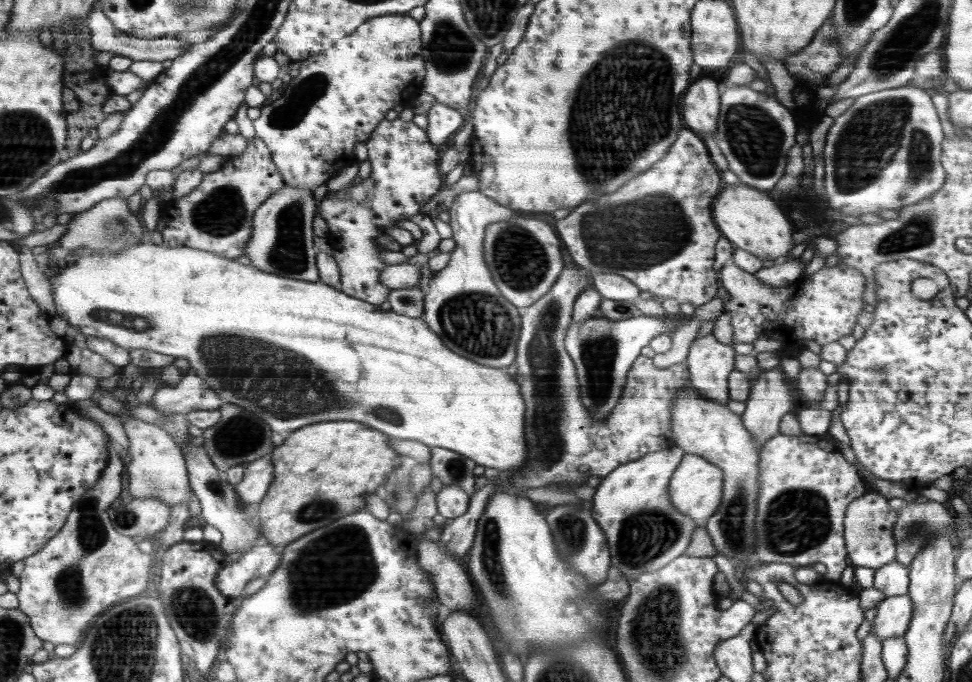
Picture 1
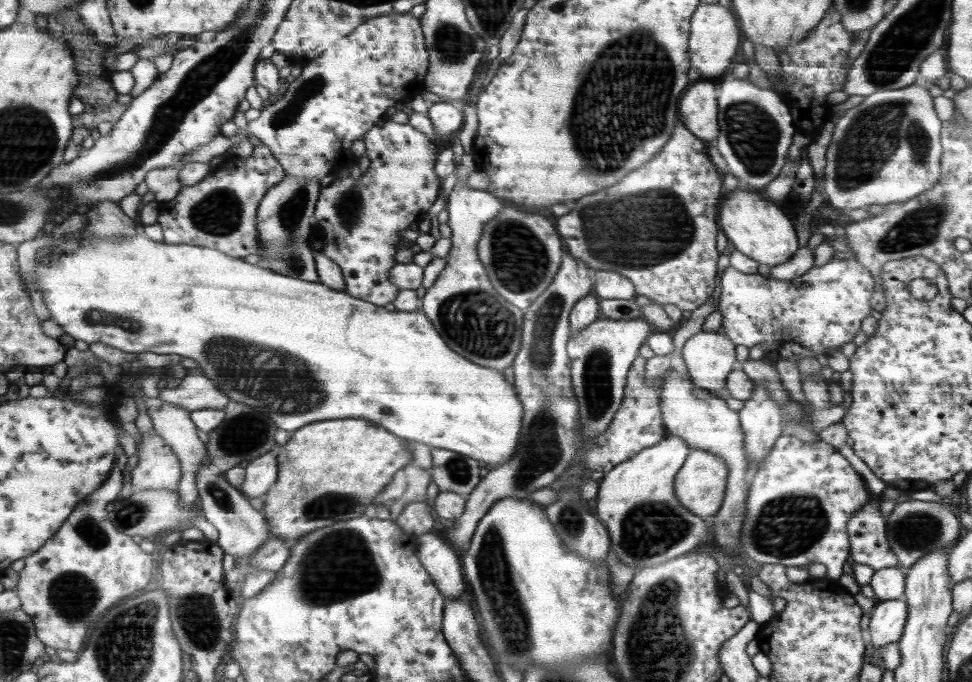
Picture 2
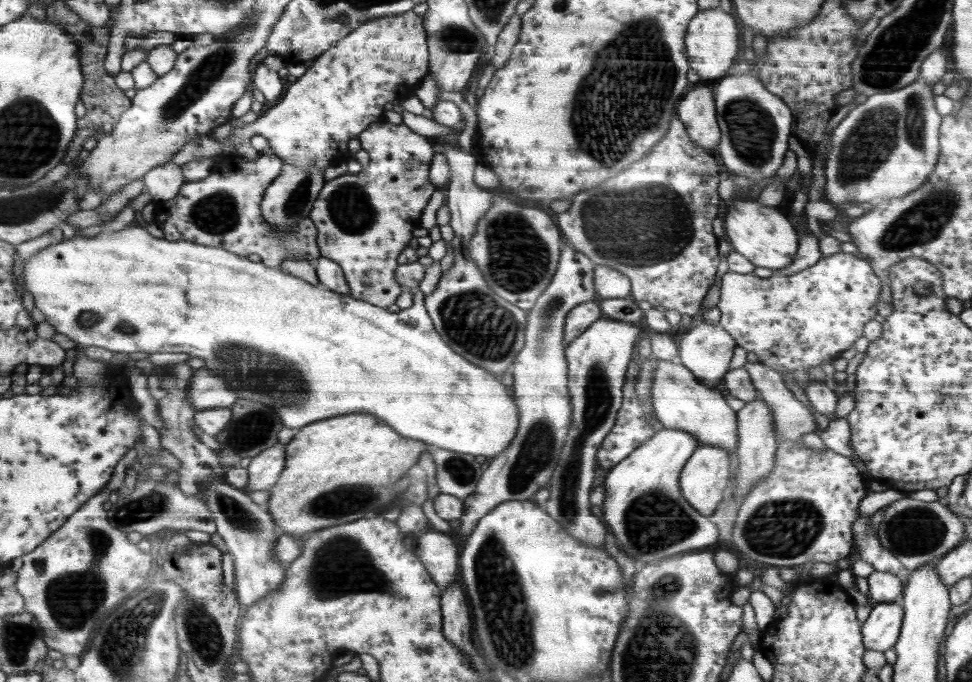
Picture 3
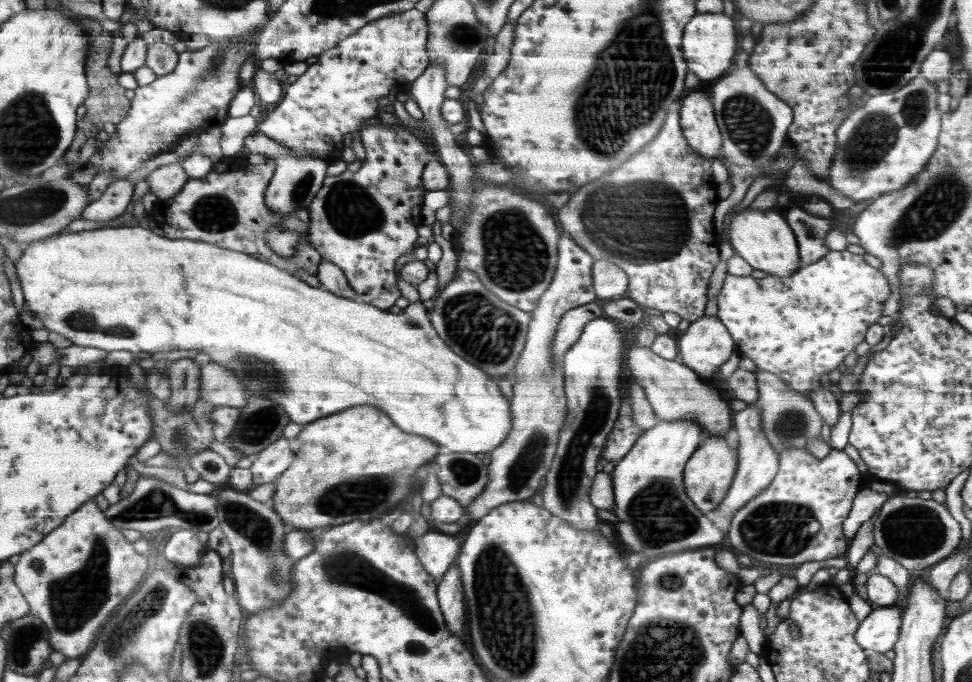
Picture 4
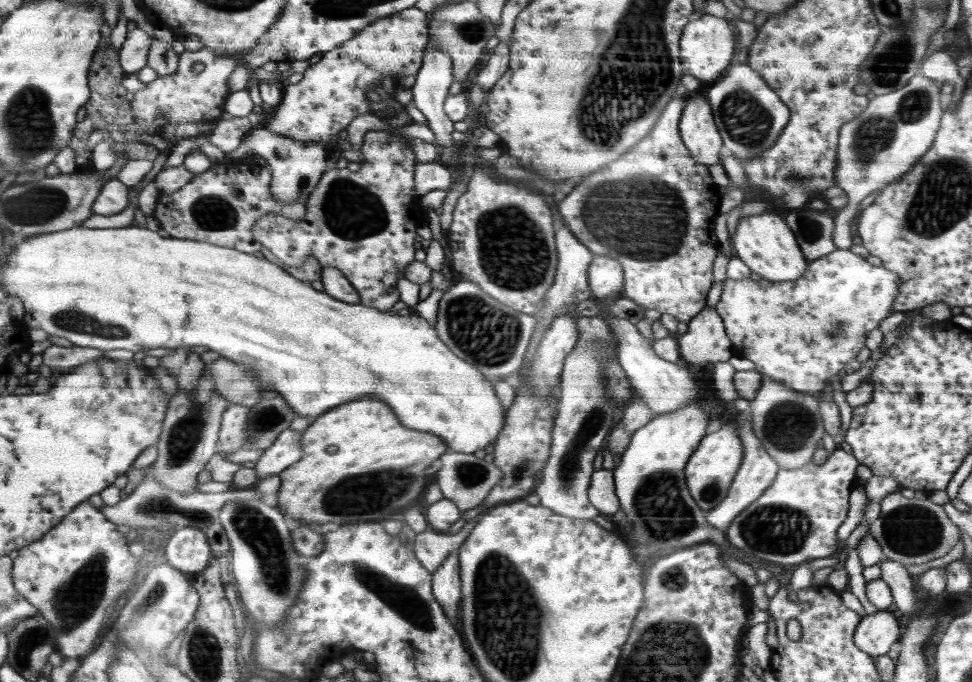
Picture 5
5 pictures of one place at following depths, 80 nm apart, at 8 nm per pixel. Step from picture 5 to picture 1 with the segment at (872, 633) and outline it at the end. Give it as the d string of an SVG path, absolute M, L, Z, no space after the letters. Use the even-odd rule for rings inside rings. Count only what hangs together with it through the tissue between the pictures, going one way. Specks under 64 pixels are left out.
M908 593L900 596L889 596L876 605L876 619L872 625L872 632L878 635L882 642L885 638L904 636L908 630L912 615L913 606L910 595Z

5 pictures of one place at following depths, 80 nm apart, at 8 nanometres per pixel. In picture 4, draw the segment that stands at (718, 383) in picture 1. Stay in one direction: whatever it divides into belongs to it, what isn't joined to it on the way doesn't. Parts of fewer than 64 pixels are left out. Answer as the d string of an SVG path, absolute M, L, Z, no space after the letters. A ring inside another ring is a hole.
M706 316L691 322L688 329L684 331L680 340L680 351L682 362L692 369L700 377L710 378L726 363L736 350L736 342L733 340L729 329L722 324L717 316Z

